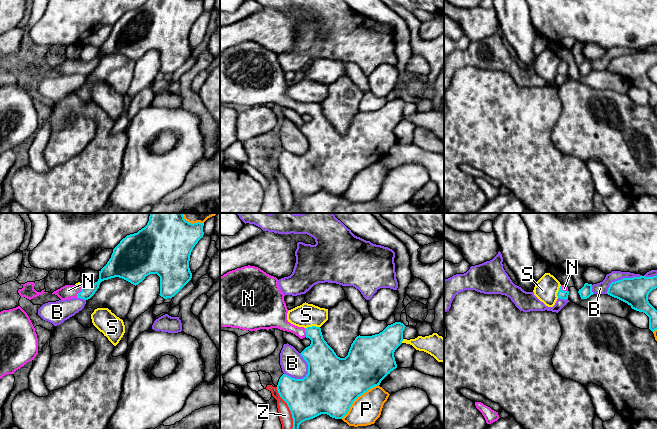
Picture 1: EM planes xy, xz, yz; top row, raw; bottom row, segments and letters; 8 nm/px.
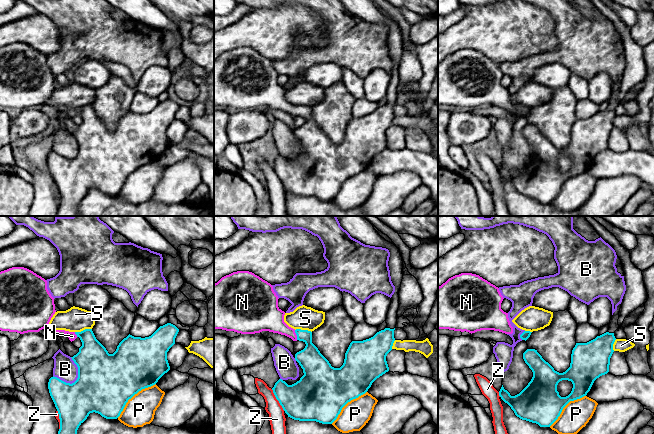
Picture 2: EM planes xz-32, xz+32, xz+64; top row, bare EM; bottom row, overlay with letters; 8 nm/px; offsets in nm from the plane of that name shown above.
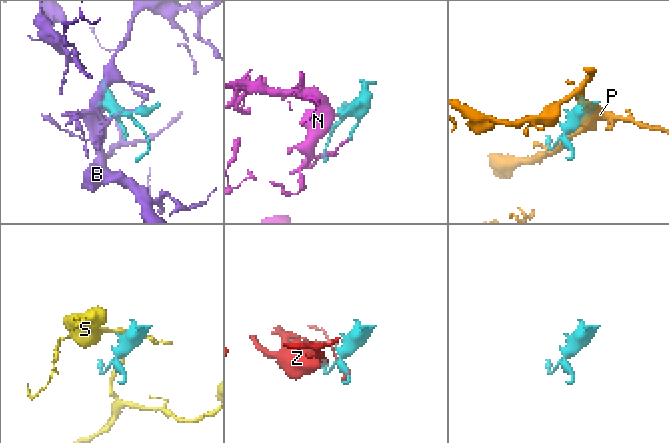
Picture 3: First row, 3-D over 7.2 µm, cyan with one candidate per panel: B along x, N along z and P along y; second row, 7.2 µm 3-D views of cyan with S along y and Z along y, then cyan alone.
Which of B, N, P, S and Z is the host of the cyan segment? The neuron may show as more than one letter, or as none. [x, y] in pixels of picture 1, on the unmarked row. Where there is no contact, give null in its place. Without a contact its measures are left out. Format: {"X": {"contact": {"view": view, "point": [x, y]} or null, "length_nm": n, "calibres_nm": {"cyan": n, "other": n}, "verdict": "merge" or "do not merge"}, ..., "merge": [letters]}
{"B": {"contact": {"view": "xz", "point": [308, 145]}, "length_nm": 220, "calibres_nm": {"cyan": 440, "other": 190}, "verdict": "do not merge"}, "N": {"contact": {"view": "xy", "point": [80, 68]}, "length_nm": 100, "calibres_nm": {"cyan": 100, "other": 110}, "verdict": "merge"}, "P": {"contact": {"view": "xz", "point": [357, 173]}, "length_nm": 400, "calibres_nm": {"cyan": 440, "other": 240}, "verdict": "do not merge"}, "S": {"contact": {"view": "xz", "point": [312, 102]}, "length_nm": 120, "calibres_nm": {"cyan": 220, "other": 190}, "verdict": "do not merge"}, "Z": {"contact": {"view": "xz", "point": [291, 188]}, "length_nm": 420, "calibres_nm": {"cyan": 320, "other": 100}, "verdict": "do not merge"}, "merge": ["N"]}

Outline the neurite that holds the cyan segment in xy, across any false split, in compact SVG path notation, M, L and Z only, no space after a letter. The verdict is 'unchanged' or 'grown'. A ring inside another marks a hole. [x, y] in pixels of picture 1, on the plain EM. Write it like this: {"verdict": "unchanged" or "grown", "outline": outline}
{"verdict": "grown", "outline": "M147 0L137 9L127 11L113 25L111 34L99 47L97 58L89 62L65 61L54 67L61 76L71 74L90 75L102 57L119 53L133 61L138 61L146 52L157 50L160 53L160 72L174 73L192 54L189 44L190 31L203 13L204 0Z"}

